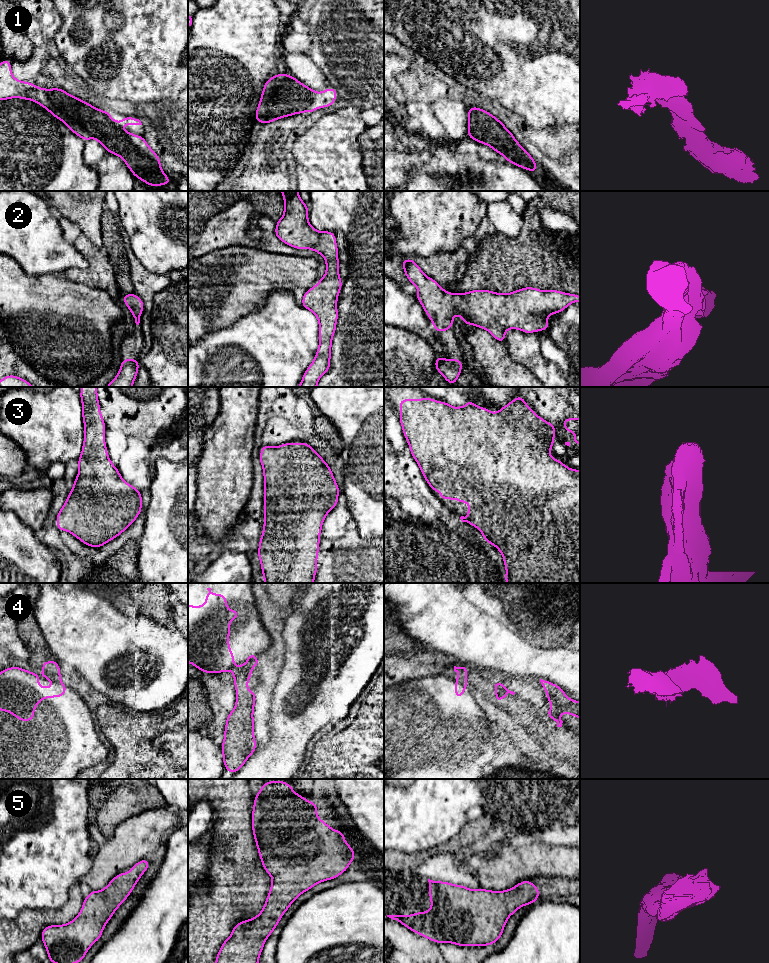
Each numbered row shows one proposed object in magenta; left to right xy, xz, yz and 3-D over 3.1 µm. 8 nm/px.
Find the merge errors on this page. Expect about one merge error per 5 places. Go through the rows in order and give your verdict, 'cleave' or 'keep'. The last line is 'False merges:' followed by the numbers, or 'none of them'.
1: keep
2: keep
3: keep
4: cleave
5: keep
False merges: 4

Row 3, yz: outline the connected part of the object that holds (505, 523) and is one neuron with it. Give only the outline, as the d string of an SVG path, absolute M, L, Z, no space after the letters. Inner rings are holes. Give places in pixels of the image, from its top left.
M521 395L496 413L475 405L470 399L463 407L452 407L446 401L440 403L429 397L401 399L399 405L403 435L407 439L411 454L418 463L423 477L432 490L440 492L441 499L458 499L459 504L465 501L469 503L468 517L461 516L460 519L479 529L484 540L494 545L503 555L506 583L580 583L580 470L570 469L550 456L551 447L555 443L555 424L549 424L540 418L527 406Z

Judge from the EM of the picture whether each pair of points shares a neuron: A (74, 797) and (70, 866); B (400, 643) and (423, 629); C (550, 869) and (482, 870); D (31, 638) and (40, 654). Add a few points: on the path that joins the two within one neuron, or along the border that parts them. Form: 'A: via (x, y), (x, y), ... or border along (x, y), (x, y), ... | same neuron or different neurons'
A: via (70, 814), (70, 849) | same neuron
B: border along (396, 618), (404, 631), (424, 648) | different neurons
C: via (533, 869), (499, 870) | same neuron
D: via (35, 642), (39, 650) | same neuron

